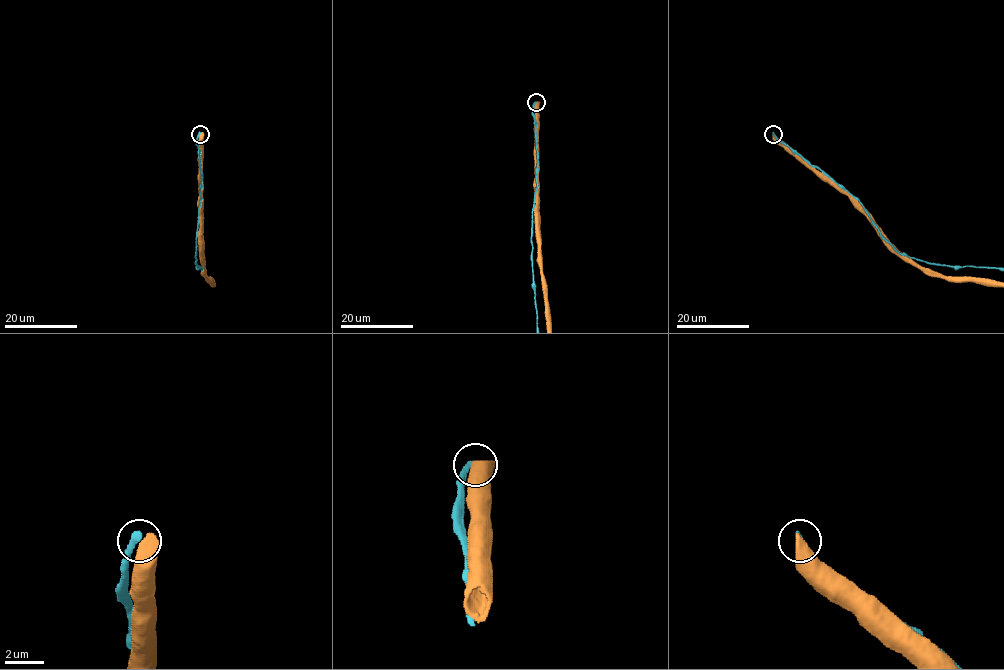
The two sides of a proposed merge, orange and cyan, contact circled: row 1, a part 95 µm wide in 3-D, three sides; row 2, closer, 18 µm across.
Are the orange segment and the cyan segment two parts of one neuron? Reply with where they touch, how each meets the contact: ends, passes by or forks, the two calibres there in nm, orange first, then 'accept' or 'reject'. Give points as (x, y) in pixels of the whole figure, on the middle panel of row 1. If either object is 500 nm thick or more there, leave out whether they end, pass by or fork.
(536, 102) | 650/380 nm | reject

